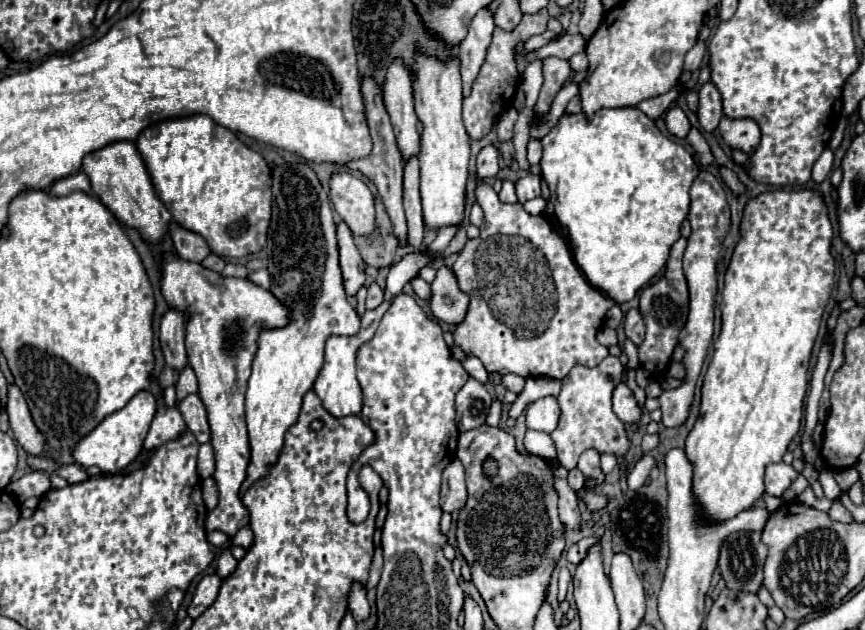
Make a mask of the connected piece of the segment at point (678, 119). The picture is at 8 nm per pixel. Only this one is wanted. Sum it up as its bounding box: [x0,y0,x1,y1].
[666,106,690,138]

